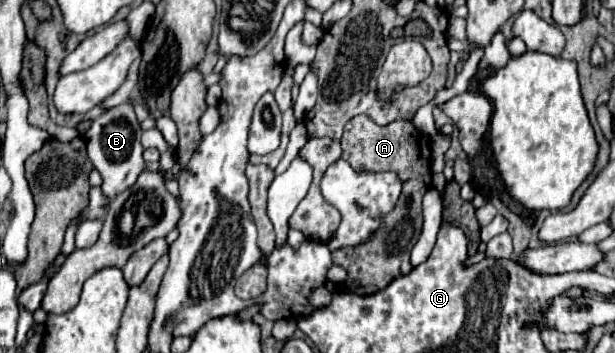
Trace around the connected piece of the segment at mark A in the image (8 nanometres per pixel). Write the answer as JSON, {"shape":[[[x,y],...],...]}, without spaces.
{"shape":[[[361,114],[347,122],[341,136],[341,148],[343,148],[341,158],[347,160],[353,168],[373,172],[393,170],[403,182],[399,202],[395,210],[391,210],[383,218],[379,232],[375,232],[375,236],[367,244],[361,244],[357,248],[341,248],[339,252],[333,252],[333,262],[349,272],[347,282],[341,284],[339,290],[355,294],[373,294],[383,290],[397,276],[411,272],[413,268],[409,262],[409,254],[421,236],[423,226],[421,198],[431,186],[431,142],[429,136],[421,134],[407,120],[395,120],[387,126],[379,126],[369,116]]]}

